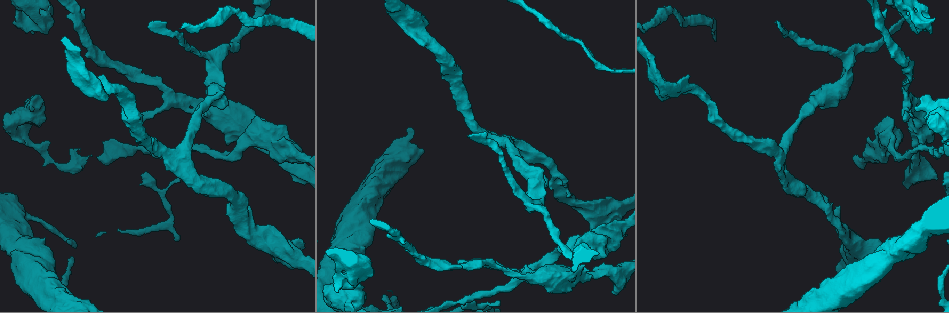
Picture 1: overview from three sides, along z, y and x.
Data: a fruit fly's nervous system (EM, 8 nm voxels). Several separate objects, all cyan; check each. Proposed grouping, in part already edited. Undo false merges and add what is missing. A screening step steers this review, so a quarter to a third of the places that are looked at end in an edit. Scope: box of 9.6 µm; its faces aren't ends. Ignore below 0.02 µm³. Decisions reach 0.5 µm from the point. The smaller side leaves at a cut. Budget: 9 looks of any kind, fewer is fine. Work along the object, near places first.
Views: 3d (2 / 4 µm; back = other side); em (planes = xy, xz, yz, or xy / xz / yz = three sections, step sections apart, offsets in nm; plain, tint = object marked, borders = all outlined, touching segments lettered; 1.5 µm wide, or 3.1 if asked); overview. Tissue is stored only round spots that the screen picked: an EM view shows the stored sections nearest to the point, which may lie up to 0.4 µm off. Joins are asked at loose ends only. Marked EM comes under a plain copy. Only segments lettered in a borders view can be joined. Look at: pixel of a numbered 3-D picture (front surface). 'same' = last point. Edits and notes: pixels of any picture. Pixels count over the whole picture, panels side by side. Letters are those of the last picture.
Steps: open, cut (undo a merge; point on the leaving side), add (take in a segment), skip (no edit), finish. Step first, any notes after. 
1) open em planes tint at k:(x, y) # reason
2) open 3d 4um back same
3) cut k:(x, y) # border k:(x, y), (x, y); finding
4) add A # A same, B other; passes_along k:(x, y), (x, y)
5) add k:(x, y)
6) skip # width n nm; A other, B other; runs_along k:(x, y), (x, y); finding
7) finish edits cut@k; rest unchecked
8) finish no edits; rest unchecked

open em xy step 4 borders at 1:(612, 293) # thick end

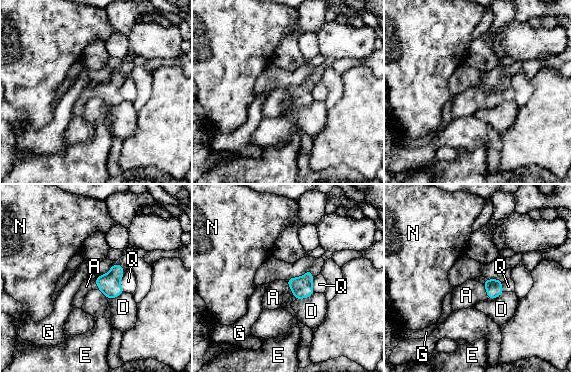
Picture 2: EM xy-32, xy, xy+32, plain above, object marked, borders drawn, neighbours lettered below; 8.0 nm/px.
open em planes borders same # another direction

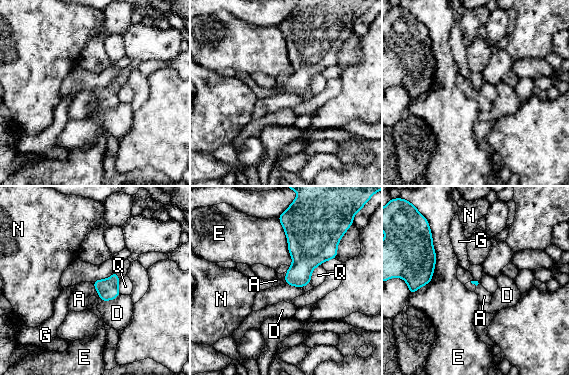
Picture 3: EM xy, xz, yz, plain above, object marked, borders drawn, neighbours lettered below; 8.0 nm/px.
add A # A same, D other, E other, G other, N other, Q other; passes_along 3:(107, 289), (97, 290), (79, 299); it goes on there

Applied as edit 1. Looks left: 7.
open overview # see it whole again

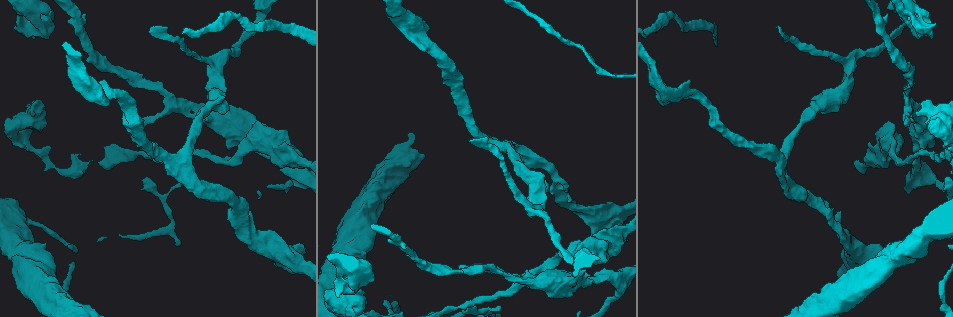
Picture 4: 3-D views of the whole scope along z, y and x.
open 3d 4um at 4:(32, 116) # branch stops here

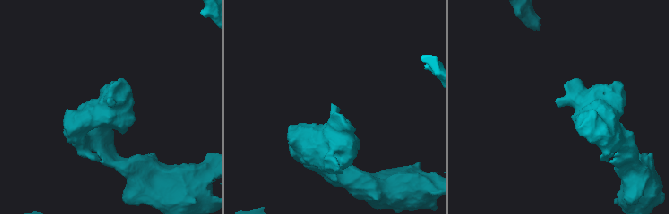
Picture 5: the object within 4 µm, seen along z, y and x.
open em 3.1um planes tint at 5:(333, 105) # now the EM

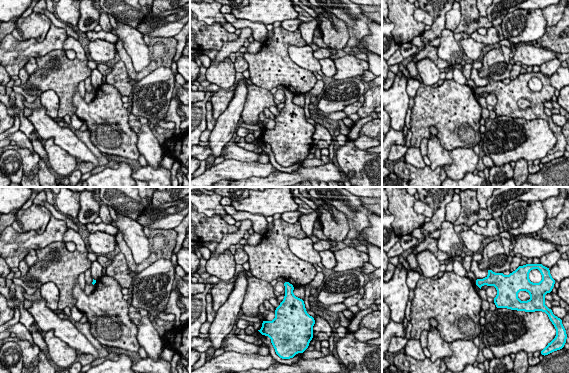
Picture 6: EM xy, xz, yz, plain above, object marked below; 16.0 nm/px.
open em 3.1um planes borders same # what lies round it

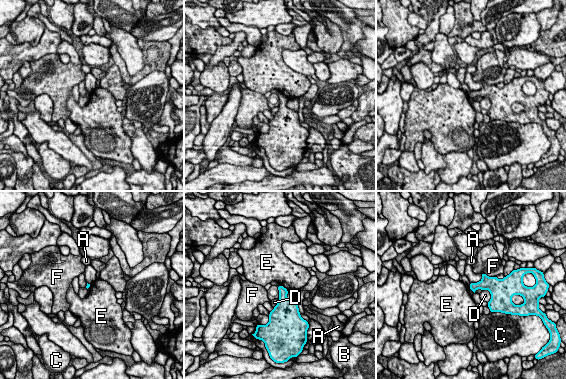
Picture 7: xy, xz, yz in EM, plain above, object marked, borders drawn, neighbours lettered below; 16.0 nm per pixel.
skip # longest_contact F 260 nm; A other, B other, C other, D other, E other, F other; none of them fits

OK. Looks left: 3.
open 3d 2um back at 4:(472, 139) # long arm stops here

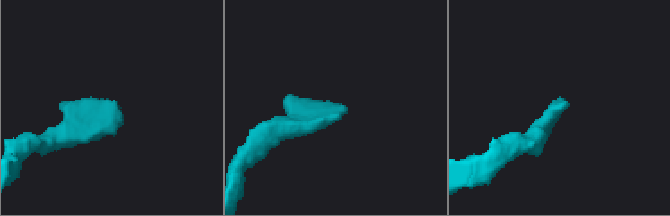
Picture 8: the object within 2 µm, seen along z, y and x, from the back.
open em xy step 8 borders at 8:(116, 106) # now the EM

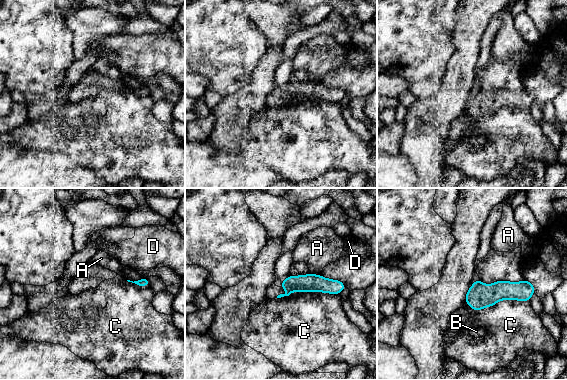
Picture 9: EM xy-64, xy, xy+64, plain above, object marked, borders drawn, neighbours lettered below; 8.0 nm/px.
skip # A other, B other, C other, D other; border 9:(529, 300), (477, 310), (465, 303); none of them fits

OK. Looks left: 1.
finish edits add@3; rest unchecked

